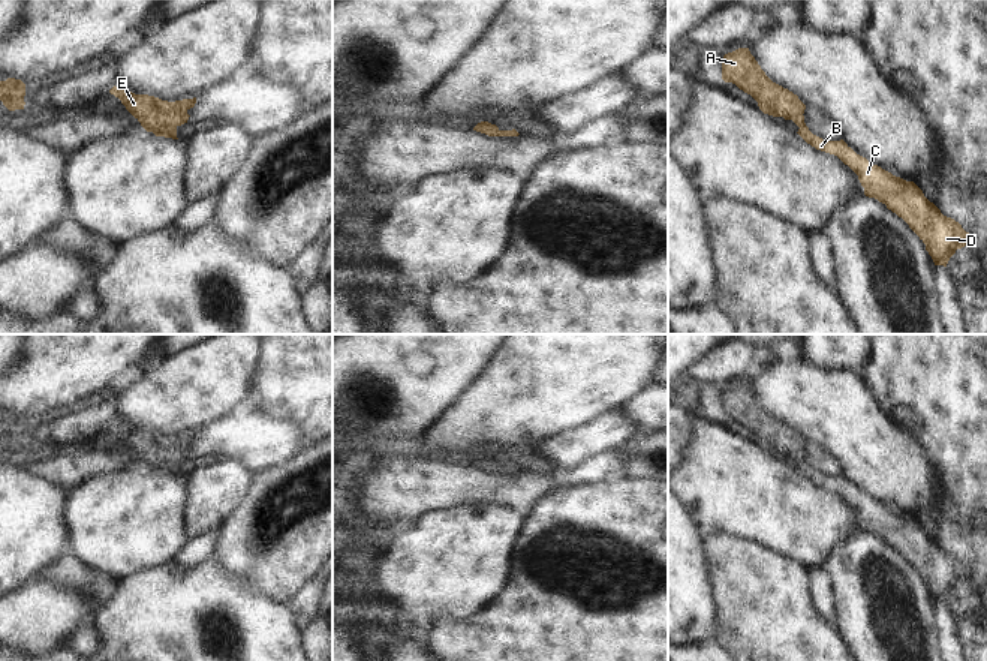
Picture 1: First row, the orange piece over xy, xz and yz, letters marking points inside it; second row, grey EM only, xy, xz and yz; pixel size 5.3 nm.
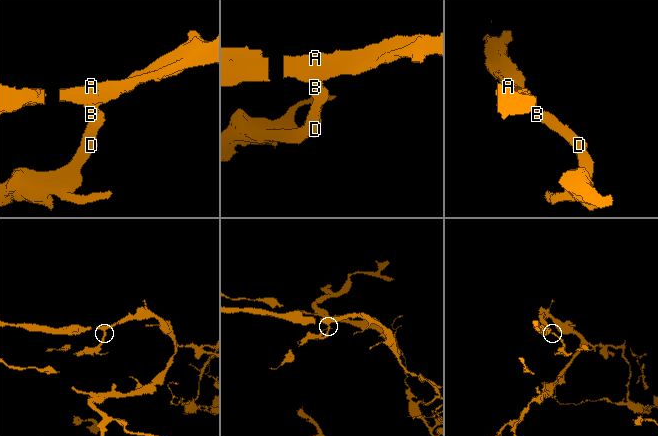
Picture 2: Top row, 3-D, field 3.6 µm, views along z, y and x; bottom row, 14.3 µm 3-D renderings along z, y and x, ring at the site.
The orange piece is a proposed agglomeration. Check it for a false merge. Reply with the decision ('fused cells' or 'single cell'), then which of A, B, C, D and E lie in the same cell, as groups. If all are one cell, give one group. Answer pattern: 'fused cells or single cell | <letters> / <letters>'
single cell | A B C D E

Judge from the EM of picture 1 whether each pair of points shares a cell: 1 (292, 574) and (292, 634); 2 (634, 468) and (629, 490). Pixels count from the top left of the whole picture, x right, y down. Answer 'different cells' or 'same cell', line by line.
1: different cells
2: different cells

